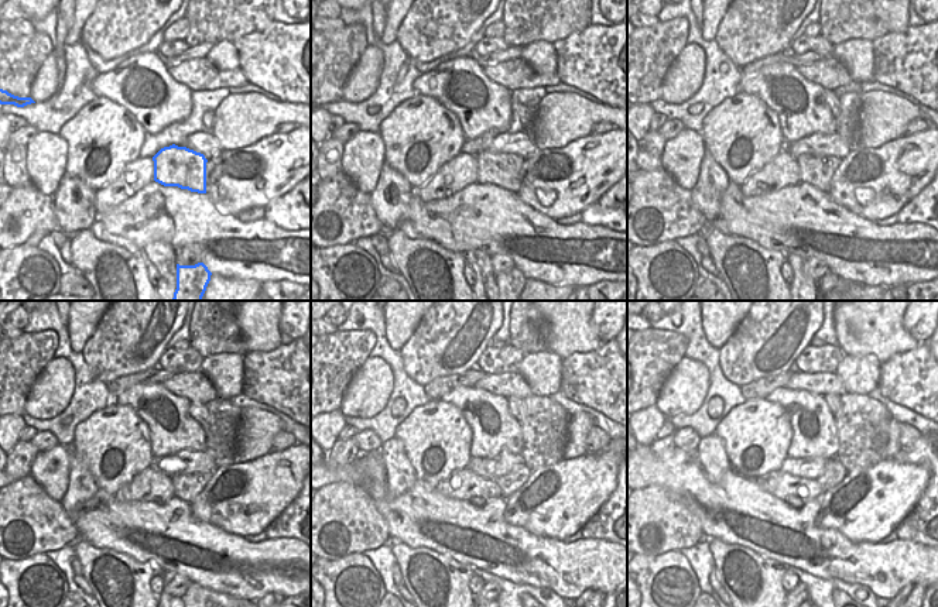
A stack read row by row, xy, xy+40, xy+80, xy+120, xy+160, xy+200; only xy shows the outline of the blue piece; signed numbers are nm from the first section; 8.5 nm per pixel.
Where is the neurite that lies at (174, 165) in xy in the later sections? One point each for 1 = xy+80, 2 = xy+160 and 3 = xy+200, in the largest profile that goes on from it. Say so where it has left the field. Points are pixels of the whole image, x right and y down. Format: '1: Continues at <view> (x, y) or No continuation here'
1: Continues at xy+80 (815, 170)
2: Continues at xy+160 (513, 480)
3: Continues at xy+200 (834, 473)

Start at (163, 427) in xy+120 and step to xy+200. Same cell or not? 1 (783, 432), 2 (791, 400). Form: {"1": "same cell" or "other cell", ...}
{"1": "other cell", "2": "same cell"}

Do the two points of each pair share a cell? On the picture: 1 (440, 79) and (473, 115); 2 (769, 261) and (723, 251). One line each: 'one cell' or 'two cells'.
1: one cell
2: one cell

